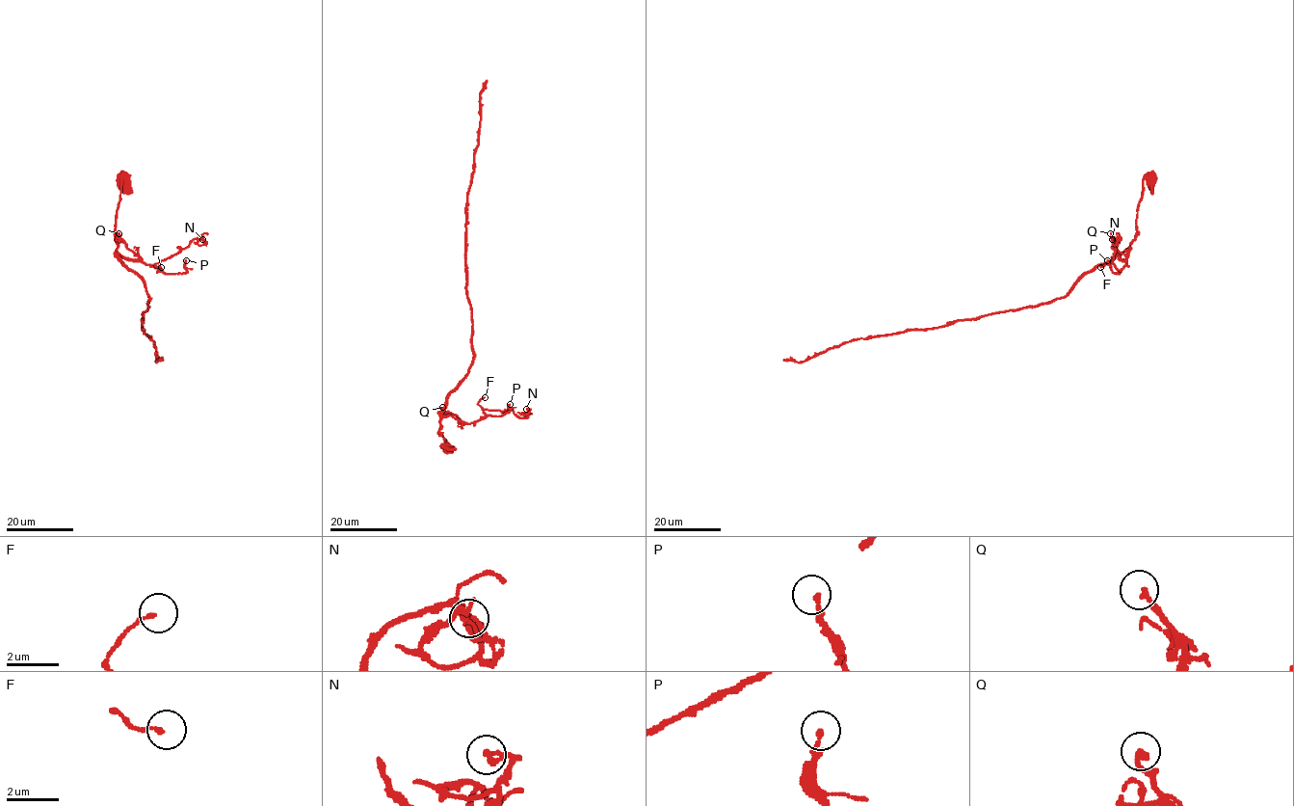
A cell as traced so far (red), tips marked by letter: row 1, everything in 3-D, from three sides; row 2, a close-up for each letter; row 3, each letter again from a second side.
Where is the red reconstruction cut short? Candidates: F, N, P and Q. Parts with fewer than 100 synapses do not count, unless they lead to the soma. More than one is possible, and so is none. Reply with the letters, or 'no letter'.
no letter

